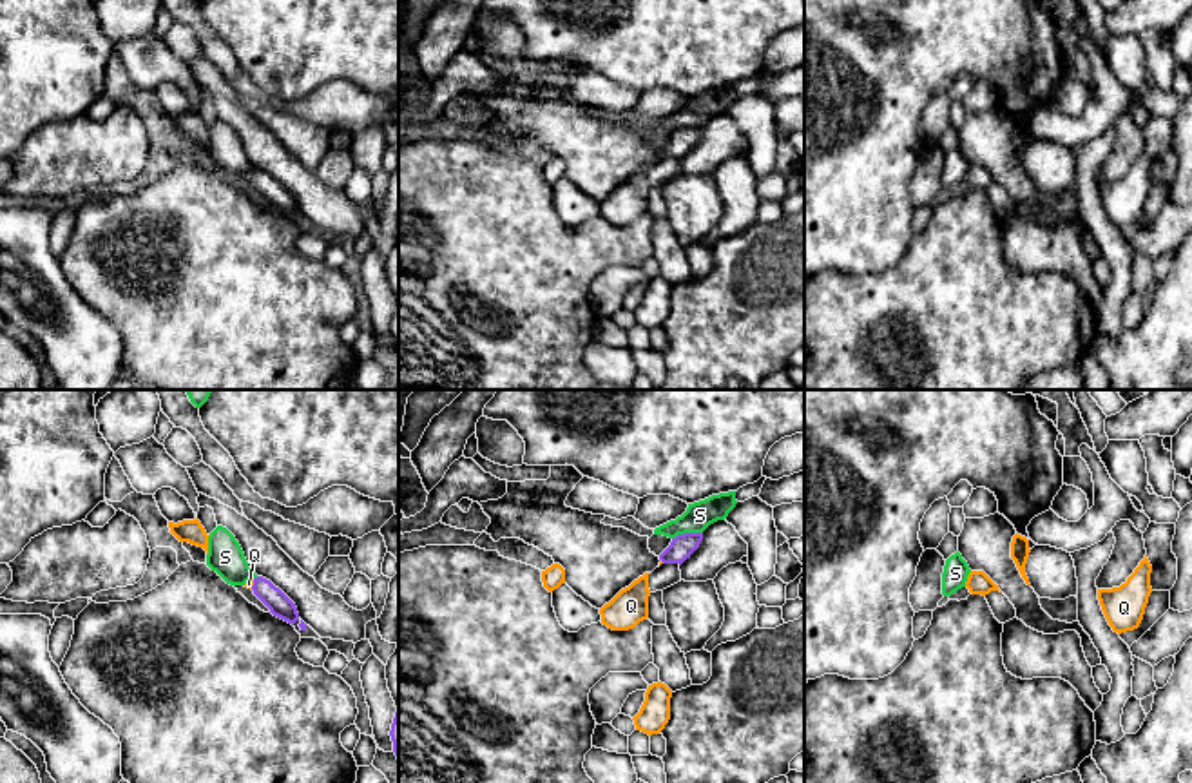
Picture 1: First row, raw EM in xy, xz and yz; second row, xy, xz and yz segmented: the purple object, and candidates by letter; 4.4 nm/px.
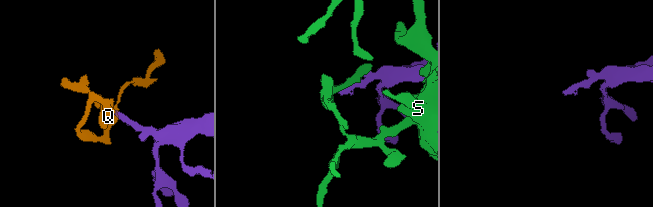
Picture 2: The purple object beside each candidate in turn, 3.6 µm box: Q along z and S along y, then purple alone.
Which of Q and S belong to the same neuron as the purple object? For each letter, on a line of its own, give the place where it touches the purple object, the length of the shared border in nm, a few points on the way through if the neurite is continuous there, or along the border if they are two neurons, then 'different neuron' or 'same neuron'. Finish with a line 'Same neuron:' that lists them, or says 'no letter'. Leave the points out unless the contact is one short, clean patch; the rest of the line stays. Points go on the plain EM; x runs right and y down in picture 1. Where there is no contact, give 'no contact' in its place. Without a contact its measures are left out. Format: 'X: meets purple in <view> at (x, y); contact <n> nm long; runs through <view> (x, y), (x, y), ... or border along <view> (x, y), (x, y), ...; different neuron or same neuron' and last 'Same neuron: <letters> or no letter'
Q: meets purple in xy at (254, 178); contact 40 nm long; runs through xy (274, 193), (254, 178), (249, 178); same neuron
S: meets purple in xz at (687, 127); contact 140 nm long; different neuron
Same neuron: Q

